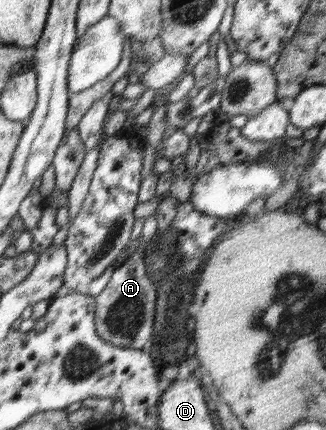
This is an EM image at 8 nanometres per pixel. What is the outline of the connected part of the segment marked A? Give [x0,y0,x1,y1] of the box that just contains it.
[95,214,157,349]

